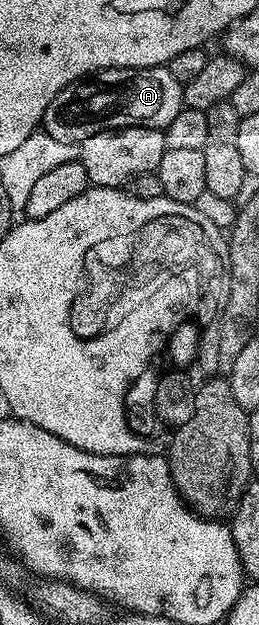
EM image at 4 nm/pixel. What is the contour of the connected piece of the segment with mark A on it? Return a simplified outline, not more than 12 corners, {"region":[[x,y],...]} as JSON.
{"region":[[168,66],[112,67],[55,93],[41,127],[81,144],[164,129],[183,84]]}

